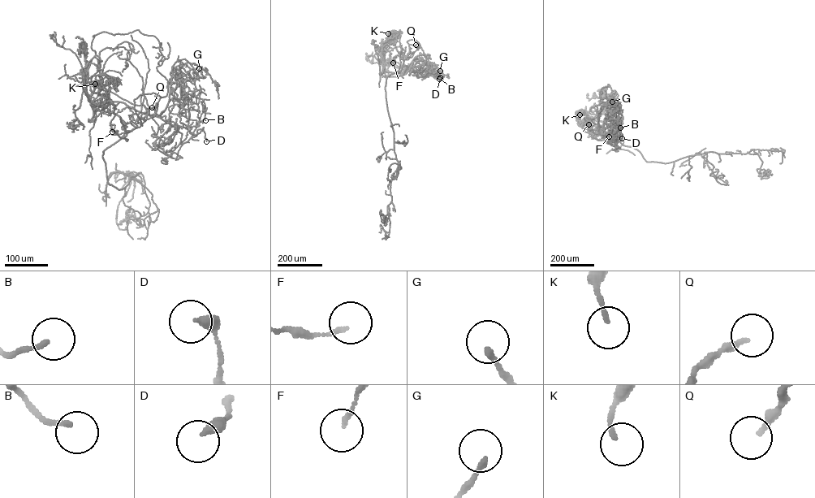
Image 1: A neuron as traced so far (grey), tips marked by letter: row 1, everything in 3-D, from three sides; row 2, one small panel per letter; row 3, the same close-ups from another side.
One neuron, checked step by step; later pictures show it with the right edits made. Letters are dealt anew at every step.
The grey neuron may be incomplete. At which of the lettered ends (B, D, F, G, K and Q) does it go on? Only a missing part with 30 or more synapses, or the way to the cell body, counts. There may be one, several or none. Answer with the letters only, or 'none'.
none

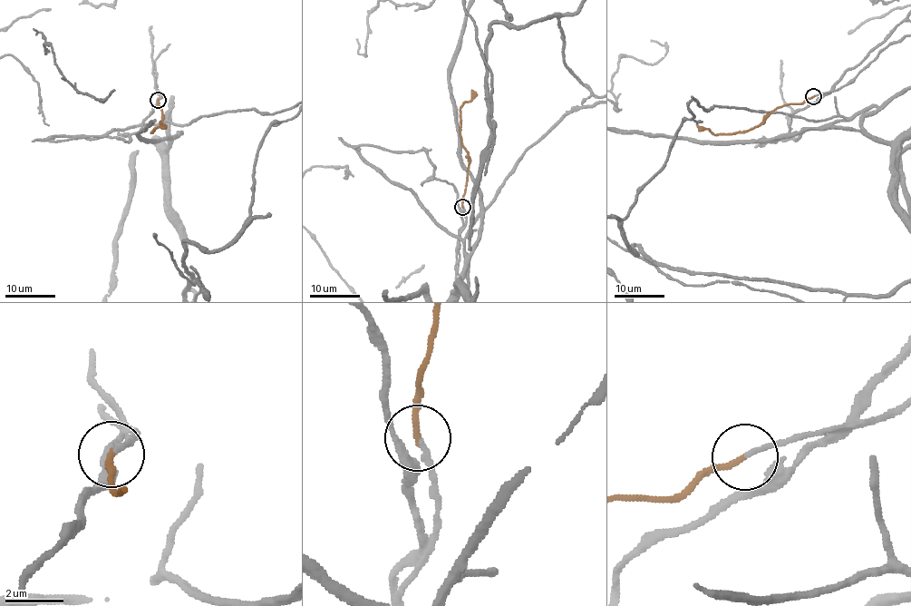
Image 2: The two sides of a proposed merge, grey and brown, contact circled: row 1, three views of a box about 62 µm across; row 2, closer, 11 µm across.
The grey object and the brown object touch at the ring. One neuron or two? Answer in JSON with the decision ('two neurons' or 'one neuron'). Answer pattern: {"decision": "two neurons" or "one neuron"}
{"decision": "one neuron"}

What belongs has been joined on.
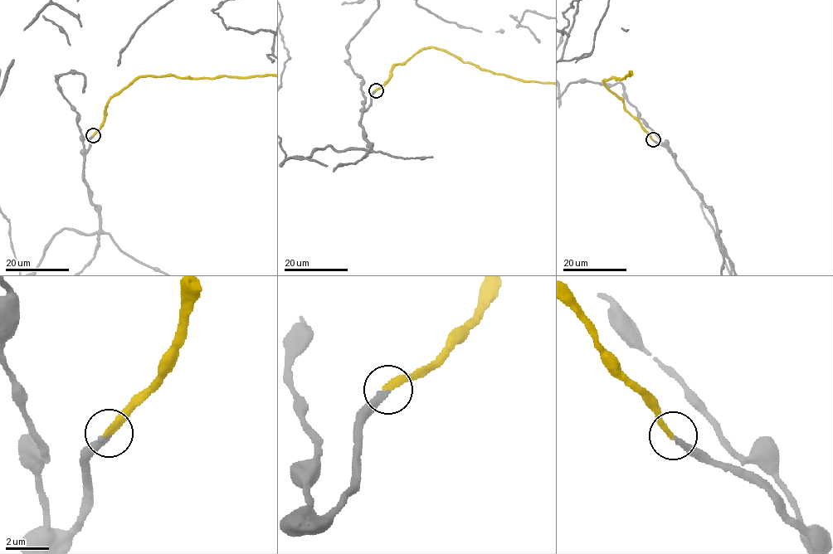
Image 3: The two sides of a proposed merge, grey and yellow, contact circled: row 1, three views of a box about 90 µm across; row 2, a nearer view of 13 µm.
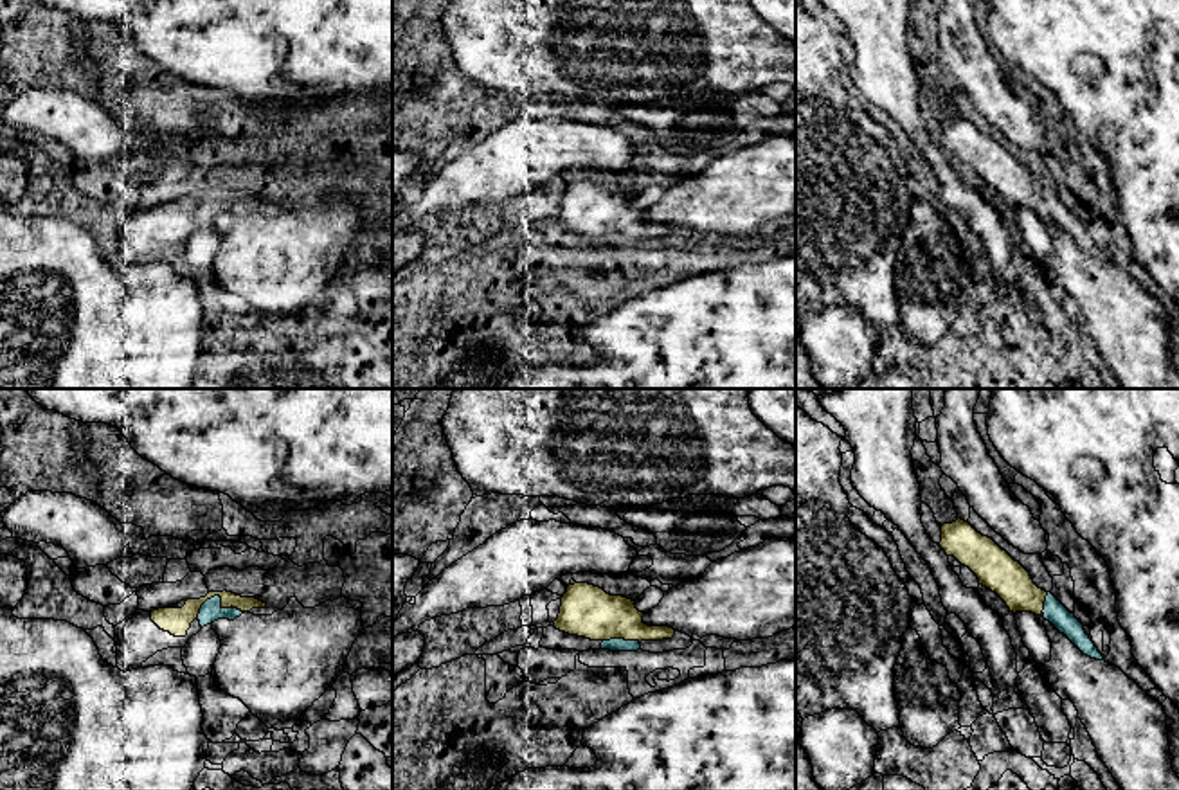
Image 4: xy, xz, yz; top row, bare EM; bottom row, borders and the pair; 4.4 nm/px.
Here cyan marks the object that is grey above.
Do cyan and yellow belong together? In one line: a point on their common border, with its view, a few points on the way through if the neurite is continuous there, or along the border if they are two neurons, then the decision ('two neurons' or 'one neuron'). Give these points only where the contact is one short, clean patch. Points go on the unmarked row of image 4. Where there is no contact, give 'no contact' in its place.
contact xy (218, 193); way xy (211, 207), (218, 193), (177, 218); one neuron

